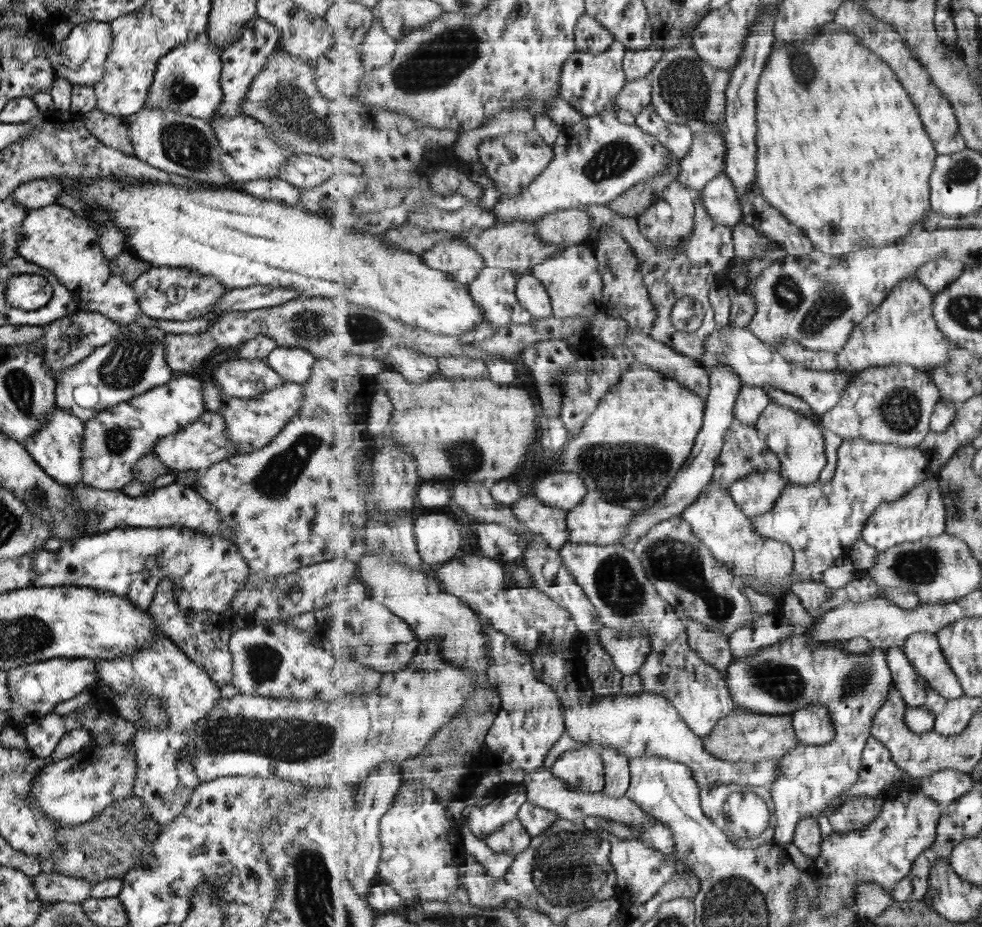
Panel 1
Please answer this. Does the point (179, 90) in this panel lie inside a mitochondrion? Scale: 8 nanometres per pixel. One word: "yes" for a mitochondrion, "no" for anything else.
yes

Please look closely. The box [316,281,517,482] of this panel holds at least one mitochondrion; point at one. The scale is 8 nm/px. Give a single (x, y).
(464, 455)

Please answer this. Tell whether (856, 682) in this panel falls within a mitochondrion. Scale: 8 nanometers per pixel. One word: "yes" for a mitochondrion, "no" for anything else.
yes

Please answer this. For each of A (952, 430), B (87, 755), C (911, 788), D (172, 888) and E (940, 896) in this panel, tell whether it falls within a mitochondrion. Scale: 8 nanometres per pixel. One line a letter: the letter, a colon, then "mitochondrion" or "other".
A: other
B: other
C: other
D: mitochondrion
E: other

